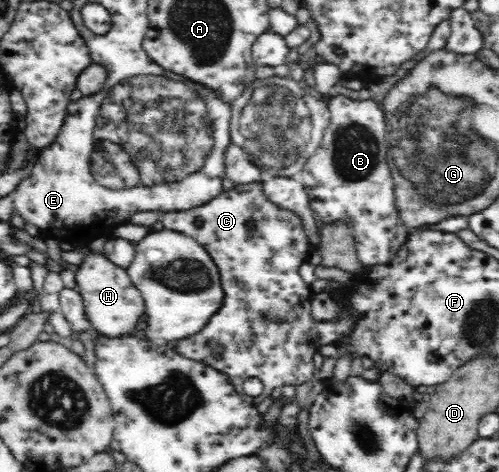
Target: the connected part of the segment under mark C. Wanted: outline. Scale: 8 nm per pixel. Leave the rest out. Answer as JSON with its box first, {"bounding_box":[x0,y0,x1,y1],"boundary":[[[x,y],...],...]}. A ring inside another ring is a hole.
{"bounding_box":[158,182,351,405],"boundary":[[[252,182],[223,190],[216,200],[210,200],[202,208],[196,208],[192,212],[174,212],[168,216],[160,216],[158,220],[166,228],[192,237],[207,248],[218,265],[222,285],[227,294],[223,308],[212,316],[209,324],[200,332],[177,340],[174,350],[185,358],[199,361],[223,372],[230,379],[236,392],[251,405],[260,404],[264,398],[271,396],[272,390],[276,387],[296,386],[313,380],[313,356],[320,353],[322,346],[334,344],[342,336],[346,336],[351,321],[350,317],[345,315],[338,324],[328,321],[316,322],[311,314],[310,302],[313,294],[310,293],[310,286],[298,274],[298,268],[308,261],[312,247],[300,217],[292,211],[278,208],[262,192],[261,183]],[[248,220],[254,222],[253,227],[248,227]],[[208,340],[224,344],[226,350],[222,360],[212,358],[212,354],[204,346]],[[250,377],[257,377],[263,384],[263,391],[259,396],[244,393],[243,383]]]}

